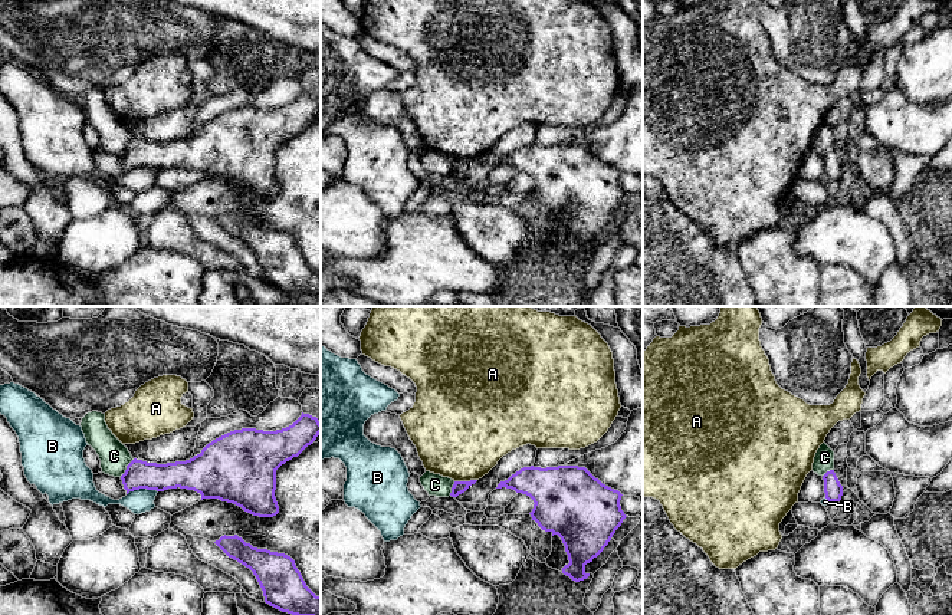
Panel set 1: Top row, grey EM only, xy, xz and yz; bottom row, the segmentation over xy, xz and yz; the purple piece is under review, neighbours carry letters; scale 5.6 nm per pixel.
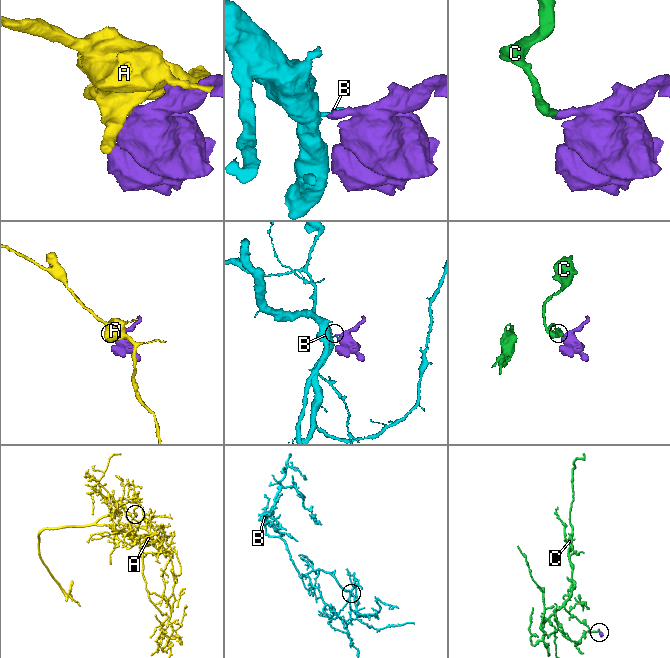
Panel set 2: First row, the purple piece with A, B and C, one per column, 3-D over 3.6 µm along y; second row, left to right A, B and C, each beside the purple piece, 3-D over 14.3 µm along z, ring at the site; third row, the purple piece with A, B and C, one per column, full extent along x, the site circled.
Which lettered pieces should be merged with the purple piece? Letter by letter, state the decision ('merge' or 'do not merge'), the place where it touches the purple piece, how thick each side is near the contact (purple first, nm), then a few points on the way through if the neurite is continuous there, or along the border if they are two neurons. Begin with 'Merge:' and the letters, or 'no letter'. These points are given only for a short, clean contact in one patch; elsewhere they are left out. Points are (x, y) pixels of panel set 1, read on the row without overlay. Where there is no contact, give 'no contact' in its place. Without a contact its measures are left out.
Merge: no letter
A: do not merge | xz (465, 160) | 70/480 nm
B: do not merge | xy (141, 165) | 160/130 nm | along xy (157, 168), (134, 167), (127, 173)
C: do not merge | xy (127, 145) | 160/170 nm | along xy (134, 137), (120, 154)

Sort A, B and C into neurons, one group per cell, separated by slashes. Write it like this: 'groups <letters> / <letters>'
groups A / B / C

